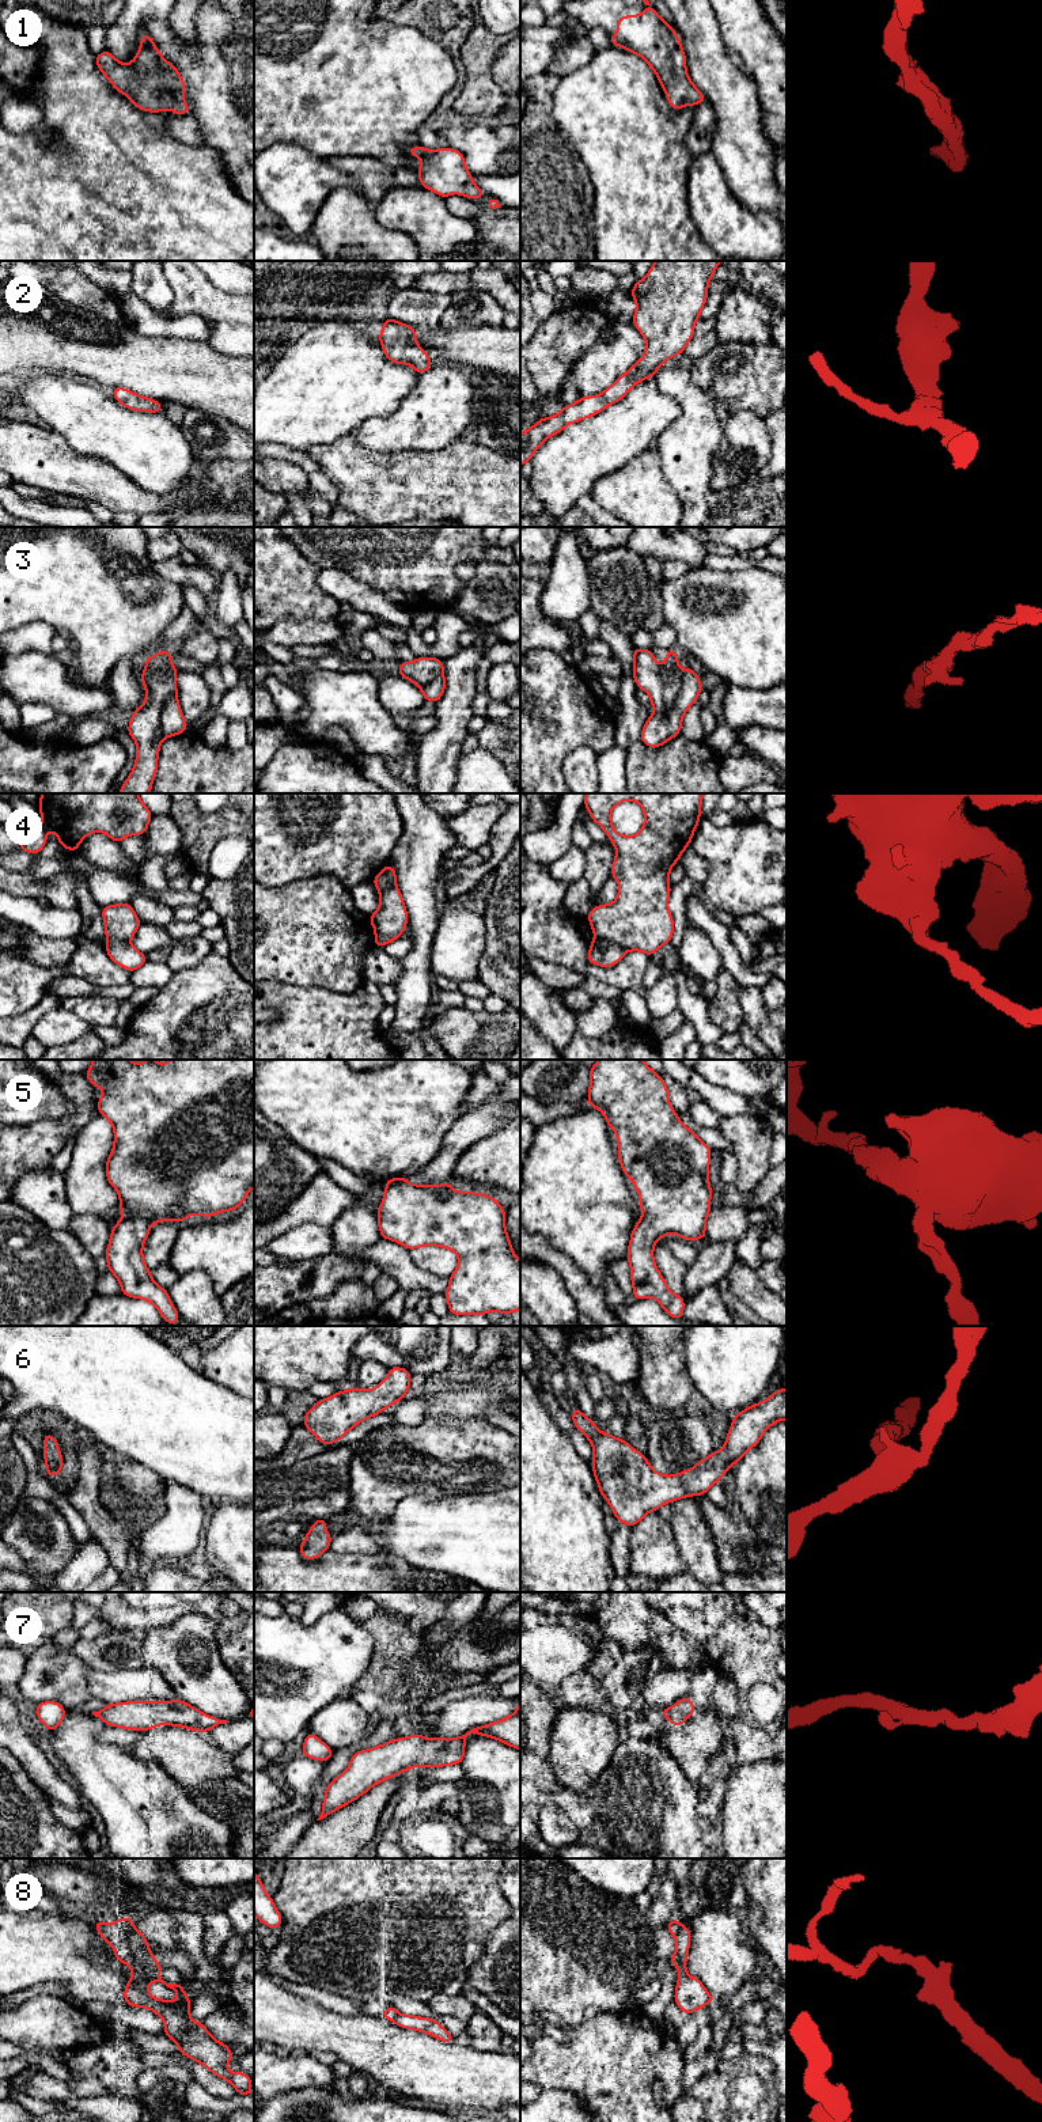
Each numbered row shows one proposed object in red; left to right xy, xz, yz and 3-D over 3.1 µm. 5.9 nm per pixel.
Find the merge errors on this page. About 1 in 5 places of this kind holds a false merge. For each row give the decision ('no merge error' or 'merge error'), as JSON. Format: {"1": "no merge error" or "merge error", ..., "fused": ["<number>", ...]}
{"1": "no merge error", "2": "no merge error", "3": "merge error", "4": "merge error", "5": "no merge error", "6": "no merge error", "7": "no merge error", "8": "merge error", "fused": ["3", "4", "8"]}

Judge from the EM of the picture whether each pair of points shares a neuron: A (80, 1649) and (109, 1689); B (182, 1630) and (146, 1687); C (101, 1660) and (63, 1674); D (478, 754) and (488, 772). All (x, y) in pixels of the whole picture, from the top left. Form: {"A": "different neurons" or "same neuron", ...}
{"A": "different neurons", "B": "different neurons", "C": "different neurons", "D": "same neuron"}

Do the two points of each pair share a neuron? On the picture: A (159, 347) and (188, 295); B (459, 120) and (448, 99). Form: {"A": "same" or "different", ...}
{"A": "different", "B": "same"}

